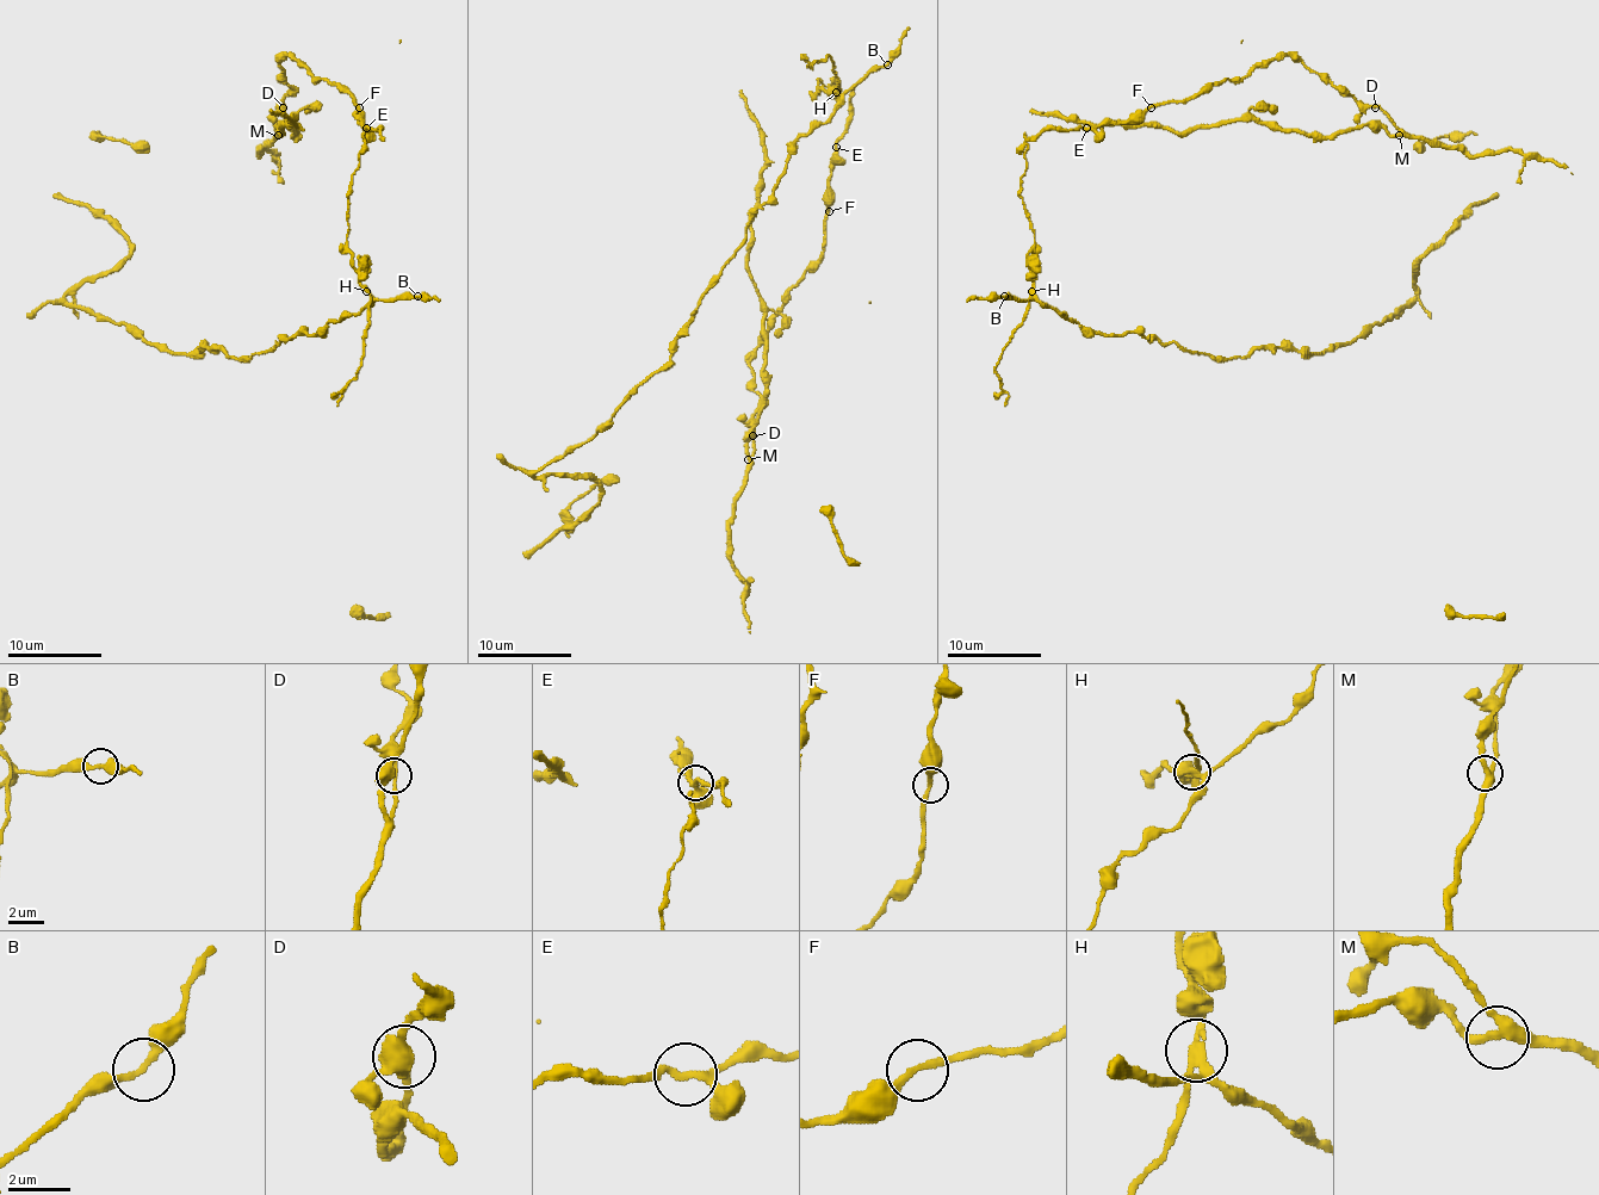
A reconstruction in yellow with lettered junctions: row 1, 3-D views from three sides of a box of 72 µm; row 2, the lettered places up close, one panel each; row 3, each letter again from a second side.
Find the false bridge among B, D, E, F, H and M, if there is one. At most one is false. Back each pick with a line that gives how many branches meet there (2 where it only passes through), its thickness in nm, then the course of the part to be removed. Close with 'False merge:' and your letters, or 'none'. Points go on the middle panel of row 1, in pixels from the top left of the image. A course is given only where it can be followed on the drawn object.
H: Branches: 3. Thickness 190 nm
False merge: H

